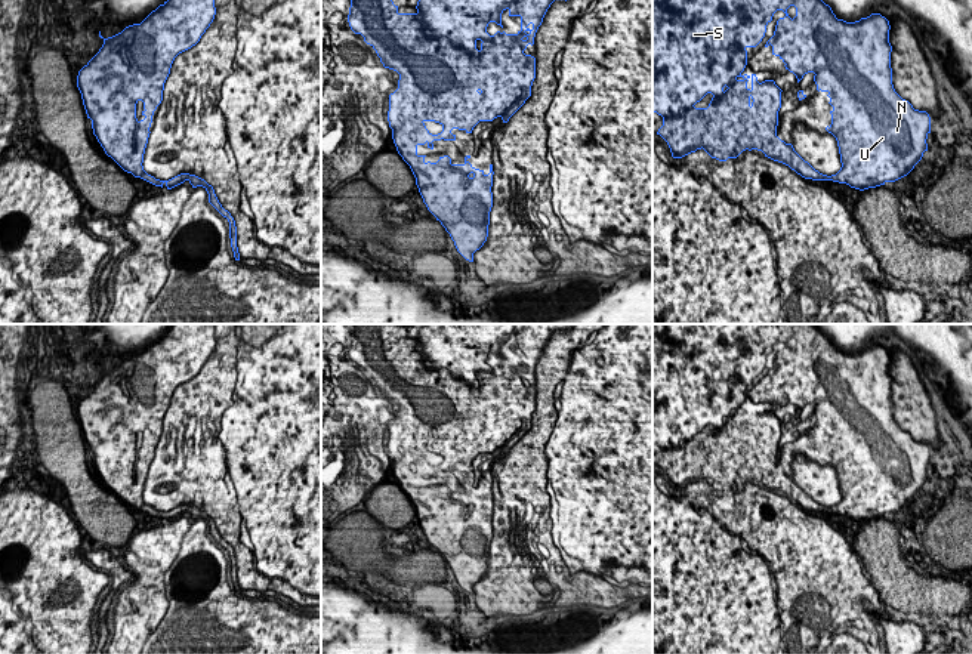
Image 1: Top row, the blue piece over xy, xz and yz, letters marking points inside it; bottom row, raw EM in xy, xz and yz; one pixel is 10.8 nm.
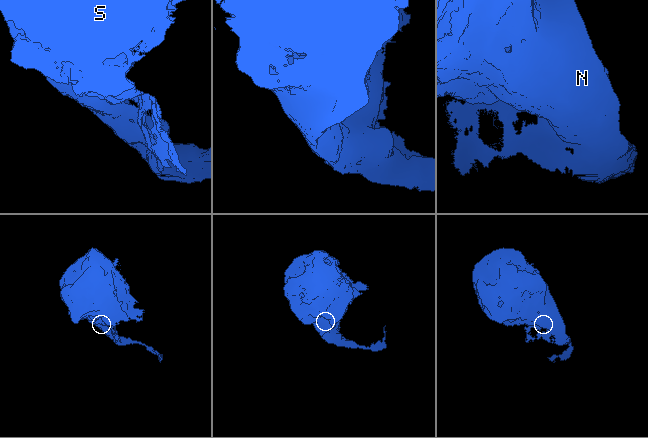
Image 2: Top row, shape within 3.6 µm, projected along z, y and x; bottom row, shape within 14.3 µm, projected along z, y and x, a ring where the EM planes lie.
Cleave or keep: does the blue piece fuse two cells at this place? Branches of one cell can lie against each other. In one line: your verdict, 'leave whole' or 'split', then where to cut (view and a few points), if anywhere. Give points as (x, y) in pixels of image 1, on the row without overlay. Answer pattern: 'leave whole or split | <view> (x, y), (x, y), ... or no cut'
leave whole | no cut

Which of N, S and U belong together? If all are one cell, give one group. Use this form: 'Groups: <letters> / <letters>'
Groups: N S U

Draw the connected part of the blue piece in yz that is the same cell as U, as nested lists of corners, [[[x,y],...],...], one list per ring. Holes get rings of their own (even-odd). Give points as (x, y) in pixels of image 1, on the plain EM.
[[[652,324],[652,445],[657,444],[663,448],[663,457],[658,460],[657,466],[660,466],[667,473],[673,490],[682,490],[703,479],[712,490],[726,493],[728,490],[737,490],[746,481],[757,481],[762,482],[765,488],[789,497],[805,510],[833,512],[846,515],[851,519],[860,522],[876,519],[885,516],[886,513],[895,513],[907,508],[922,491],[923,484],[928,482],[926,471],[931,465],[931,448],[926,442],[914,441],[913,436],[902,431],[894,420],[891,400],[892,377],[889,374],[889,361],[889,352],[880,345],[871,345],[870,348],[861,349],[855,354],[837,351],[831,339],[826,336],[815,324]],[[777,342],[783,342],[786,348],[777,352],[774,367],[766,373],[765,379],[769,376],[772,377],[772,386],[778,388],[786,395],[786,401],[796,407],[797,414],[803,410],[805,405],[814,404],[817,422],[828,425],[828,435],[833,438],[833,441],[830,442],[831,456],[827,457],[826,462],[836,469],[842,494],[842,499],[836,506],[827,508],[820,505],[794,482],[792,475],[786,475],[777,468],[778,442],[781,439],[783,422],[775,416],[775,413],[765,411],[759,414],[756,405],[741,405],[747,397],[746,380],[756,379],[762,373],[766,364],[766,357],[772,352],[772,348]],[[707,425],[713,426],[709,438],[695,439],[694,436],[700,434]]]

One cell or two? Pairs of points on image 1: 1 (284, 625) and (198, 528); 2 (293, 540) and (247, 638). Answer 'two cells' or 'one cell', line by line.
1: one cell
2: two cells

